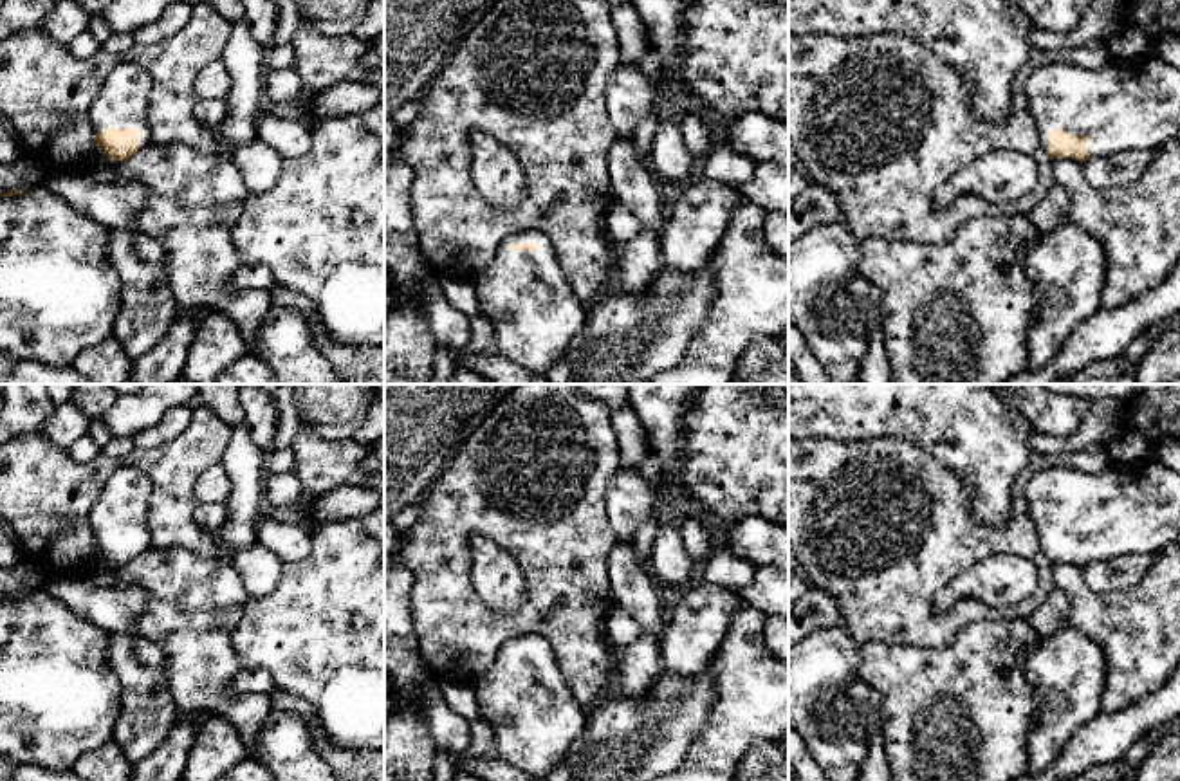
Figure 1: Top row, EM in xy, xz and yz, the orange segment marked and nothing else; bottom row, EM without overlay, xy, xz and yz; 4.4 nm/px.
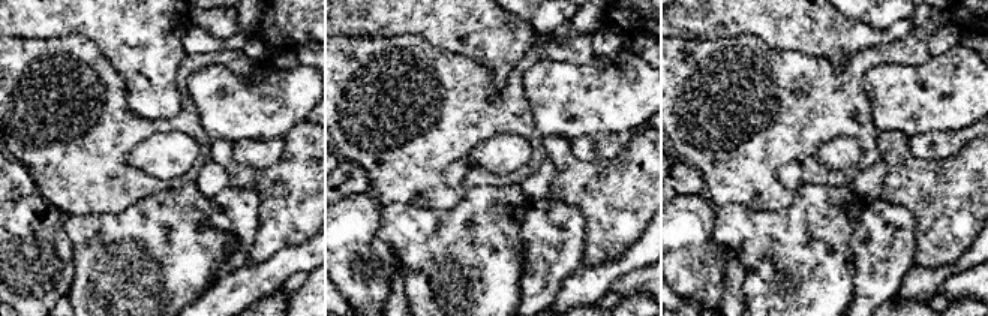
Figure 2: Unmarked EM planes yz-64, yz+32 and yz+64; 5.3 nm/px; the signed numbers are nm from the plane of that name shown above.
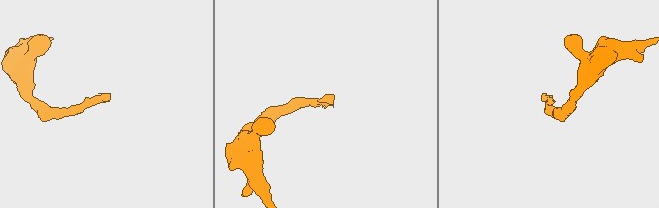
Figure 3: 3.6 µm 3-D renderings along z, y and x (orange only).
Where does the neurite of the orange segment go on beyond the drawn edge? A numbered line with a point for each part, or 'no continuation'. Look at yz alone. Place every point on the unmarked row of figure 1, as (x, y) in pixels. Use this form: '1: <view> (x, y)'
1: yz (1126, 509)

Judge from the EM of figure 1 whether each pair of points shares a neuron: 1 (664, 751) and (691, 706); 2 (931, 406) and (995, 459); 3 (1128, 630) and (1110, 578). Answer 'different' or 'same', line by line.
1: same
2: same
3: different

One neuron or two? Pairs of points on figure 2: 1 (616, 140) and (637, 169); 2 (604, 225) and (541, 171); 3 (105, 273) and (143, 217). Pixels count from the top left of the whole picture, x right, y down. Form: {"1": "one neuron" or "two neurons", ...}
{"1": "two neurons", "2": "two neurons", "3": "one neuron"}

